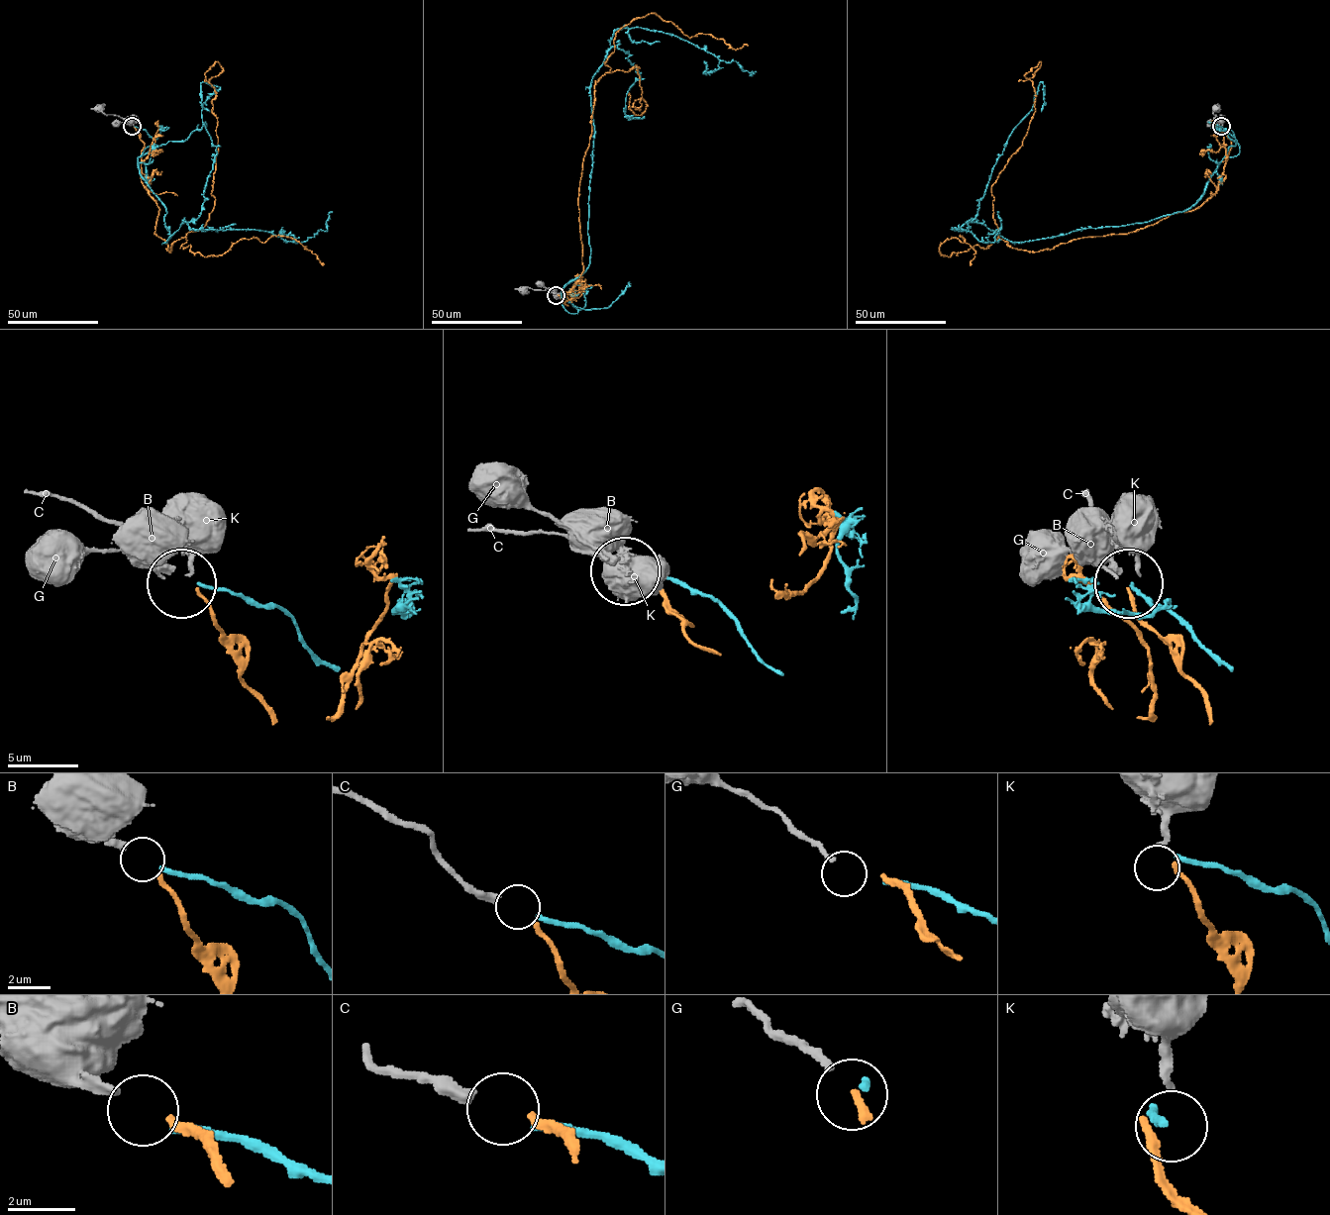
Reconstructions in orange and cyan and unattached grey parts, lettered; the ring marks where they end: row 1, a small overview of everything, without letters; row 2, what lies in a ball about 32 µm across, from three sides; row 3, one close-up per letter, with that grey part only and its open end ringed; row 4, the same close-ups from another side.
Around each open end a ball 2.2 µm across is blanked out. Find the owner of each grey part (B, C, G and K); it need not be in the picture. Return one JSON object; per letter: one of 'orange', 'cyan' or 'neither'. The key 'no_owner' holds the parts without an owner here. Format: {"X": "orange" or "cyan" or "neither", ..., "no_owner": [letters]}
{"B": "orange", "C": "cyan", "G": "neither", "K": "neither", "no_owner": ["G", "K"]}

